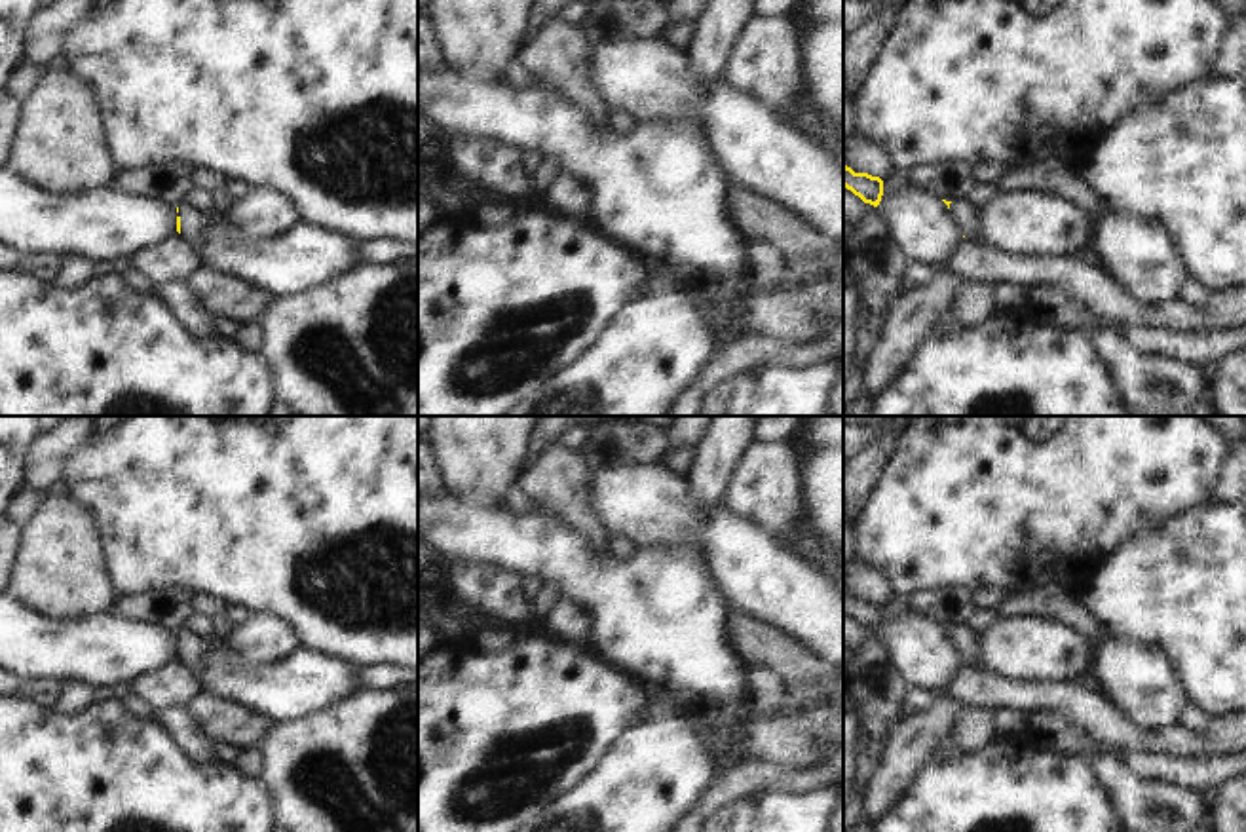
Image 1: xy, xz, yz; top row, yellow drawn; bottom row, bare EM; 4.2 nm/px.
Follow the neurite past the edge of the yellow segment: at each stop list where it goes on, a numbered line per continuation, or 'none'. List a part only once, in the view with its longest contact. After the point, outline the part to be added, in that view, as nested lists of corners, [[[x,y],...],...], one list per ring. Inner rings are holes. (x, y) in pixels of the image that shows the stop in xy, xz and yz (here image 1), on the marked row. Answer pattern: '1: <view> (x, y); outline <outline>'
1: xy (194, 225); outline [[[190,203],[179,205],[179,217],[180,217],[180,236],[192,241],[201,251],[215,224],[215,217],[211,213],[198,211]]]

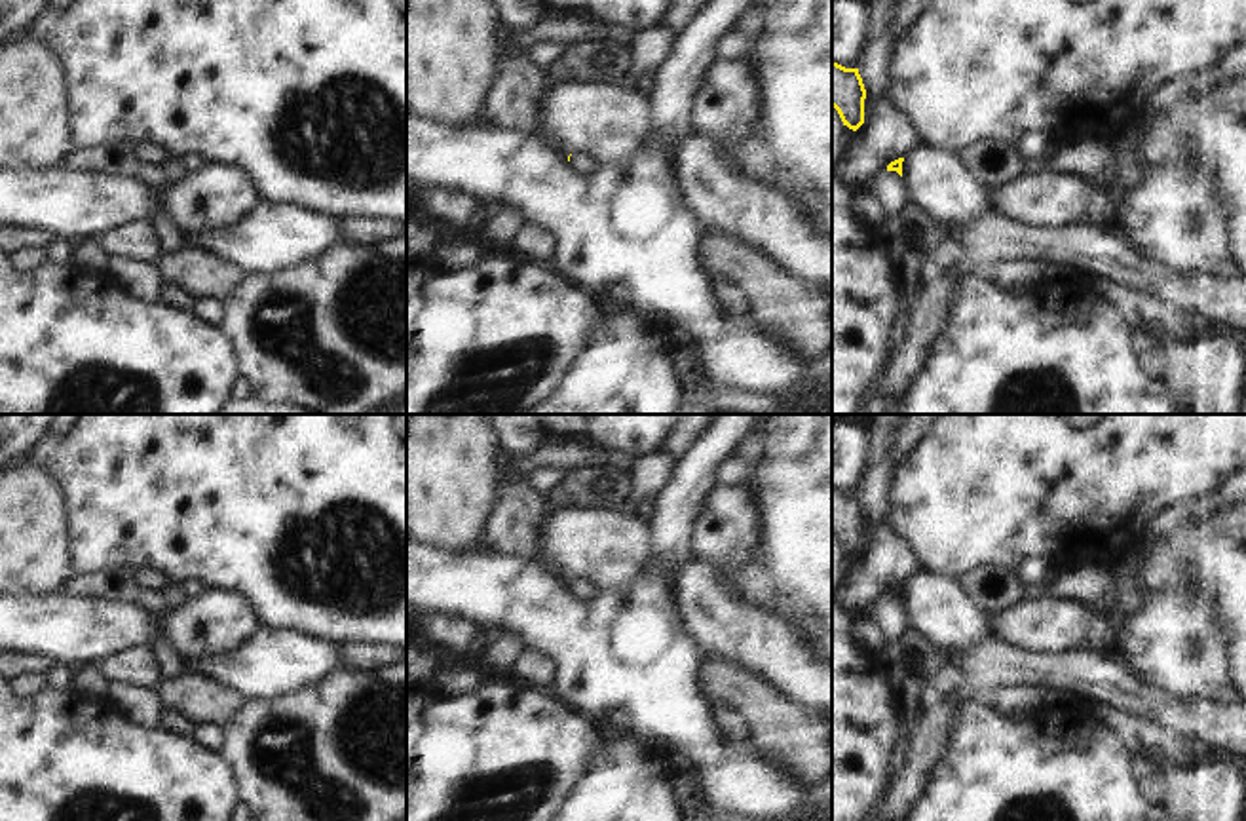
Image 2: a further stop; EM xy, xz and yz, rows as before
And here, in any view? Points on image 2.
1: xz (584, 162); outline [[[576,152],[570,156],[570,163],[581,171],[583,175],[591,175],[595,171],[598,171],[604,162],[600,162],[596,156],[589,154],[589,152]]]

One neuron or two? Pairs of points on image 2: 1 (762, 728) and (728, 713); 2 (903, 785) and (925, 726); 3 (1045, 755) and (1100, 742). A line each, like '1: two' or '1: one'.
1: two
2: one
3: one

